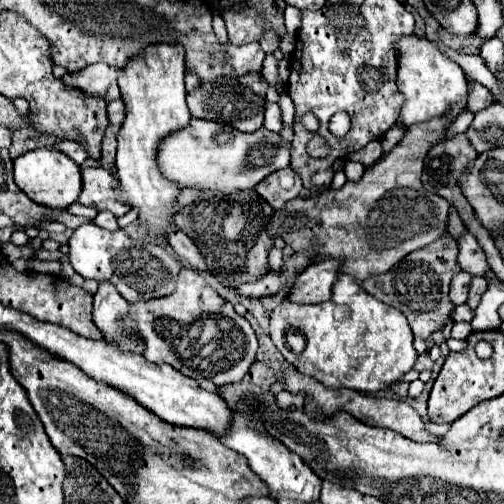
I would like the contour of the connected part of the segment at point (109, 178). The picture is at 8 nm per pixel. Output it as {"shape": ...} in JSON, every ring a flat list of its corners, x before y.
{"shape":[[102,166,82,170,82,192,78,202,96,210,110,210,114,216,124,216,130,208,116,200,116,178]]}

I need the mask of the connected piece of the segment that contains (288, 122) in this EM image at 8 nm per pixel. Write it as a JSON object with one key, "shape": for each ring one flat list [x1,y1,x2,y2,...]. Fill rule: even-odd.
{"shape":[[282,92,280,94,280,108,282,108,284,126,292,126,292,122,294,122,294,104,292,104,288,92]]}

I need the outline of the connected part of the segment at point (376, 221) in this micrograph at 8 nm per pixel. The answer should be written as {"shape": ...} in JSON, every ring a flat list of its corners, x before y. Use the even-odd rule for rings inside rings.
{"shape":[[466,98,460,104,456,104,456,108,452,108,452,112,448,116,444,116,444,120,430,120,428,124,414,124,414,128,408,128,402,142,390,154,382,156,376,162,376,166,370,166,358,182,346,182,340,190,330,188,330,190,320,192,318,196,290,200,282,210,274,212,272,220,268,222,268,228,270,228,268,232,272,232,272,236,280,236,286,244,292,246,294,252,308,250,310,238,320,242,322,248,320,248,320,256,316,256,316,260,322,260,324,256,326,258,344,258,344,268,340,272,350,274,358,282,366,280,372,274,388,272,394,264,398,264,410,252,426,248,428,244,432,244,434,240,438,240,440,236,446,234,450,204,444,198,440,198,424,188,424,184,420,180,424,158,426,158,430,144,434,144,442,138,444,130,452,124,452,120,464,108,466,108]]}

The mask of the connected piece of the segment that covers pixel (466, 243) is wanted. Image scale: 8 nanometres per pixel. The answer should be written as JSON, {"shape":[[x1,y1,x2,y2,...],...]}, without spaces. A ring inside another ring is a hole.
{"shape":[[464,232,464,236,458,240,460,244,460,268,464,272,470,272,472,276,486,276,488,272,488,264,486,264,486,256,484,250,478,246,476,238,470,232]]}

